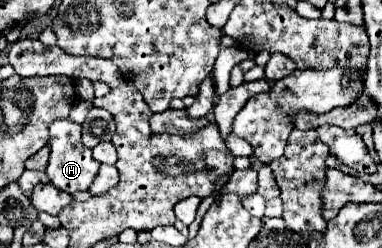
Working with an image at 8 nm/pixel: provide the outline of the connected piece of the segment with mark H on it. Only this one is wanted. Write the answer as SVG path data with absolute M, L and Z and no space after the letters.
M58 119L50 125L50 163L46 169L46 175L50 177L52 185L58 187L60 191L88 191L88 187L94 181L94 175L98 173L100 163L94 161L92 151L88 147L84 147L82 139L80 139L80 131L82 127L78 123L74 123L72 119Z

